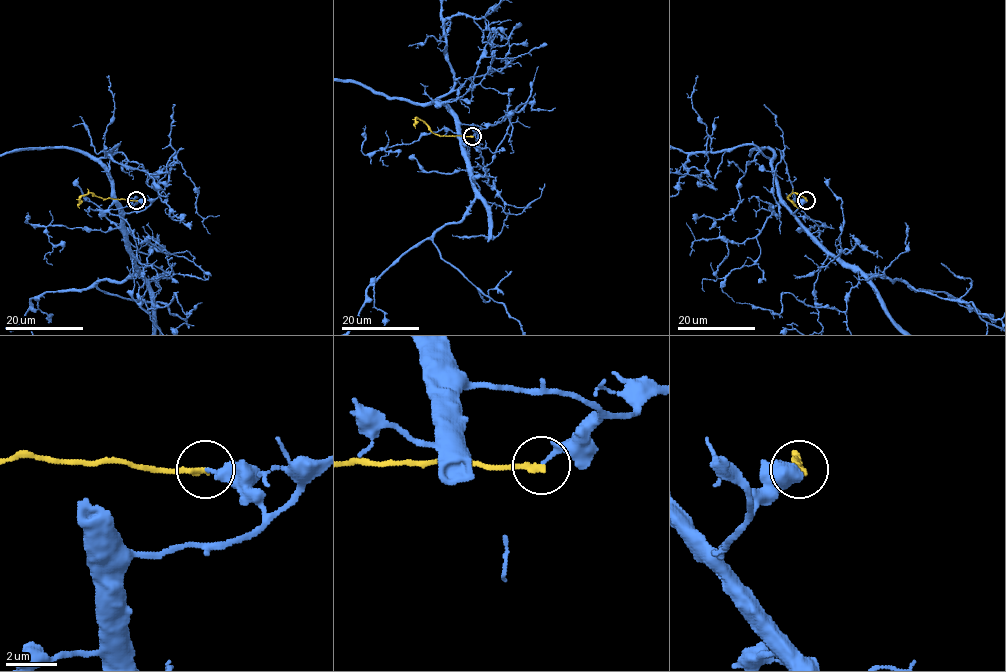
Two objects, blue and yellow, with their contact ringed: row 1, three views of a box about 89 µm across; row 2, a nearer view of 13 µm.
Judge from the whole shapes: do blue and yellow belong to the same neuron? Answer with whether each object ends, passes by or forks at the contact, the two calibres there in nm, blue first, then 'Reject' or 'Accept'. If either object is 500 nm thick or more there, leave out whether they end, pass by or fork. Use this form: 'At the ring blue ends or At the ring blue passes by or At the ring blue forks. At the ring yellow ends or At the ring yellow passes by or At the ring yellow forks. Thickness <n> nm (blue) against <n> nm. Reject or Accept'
At the ring blue ends. At the ring yellow ends. Thickness 160 nm (blue) against 240 nm. Reject

